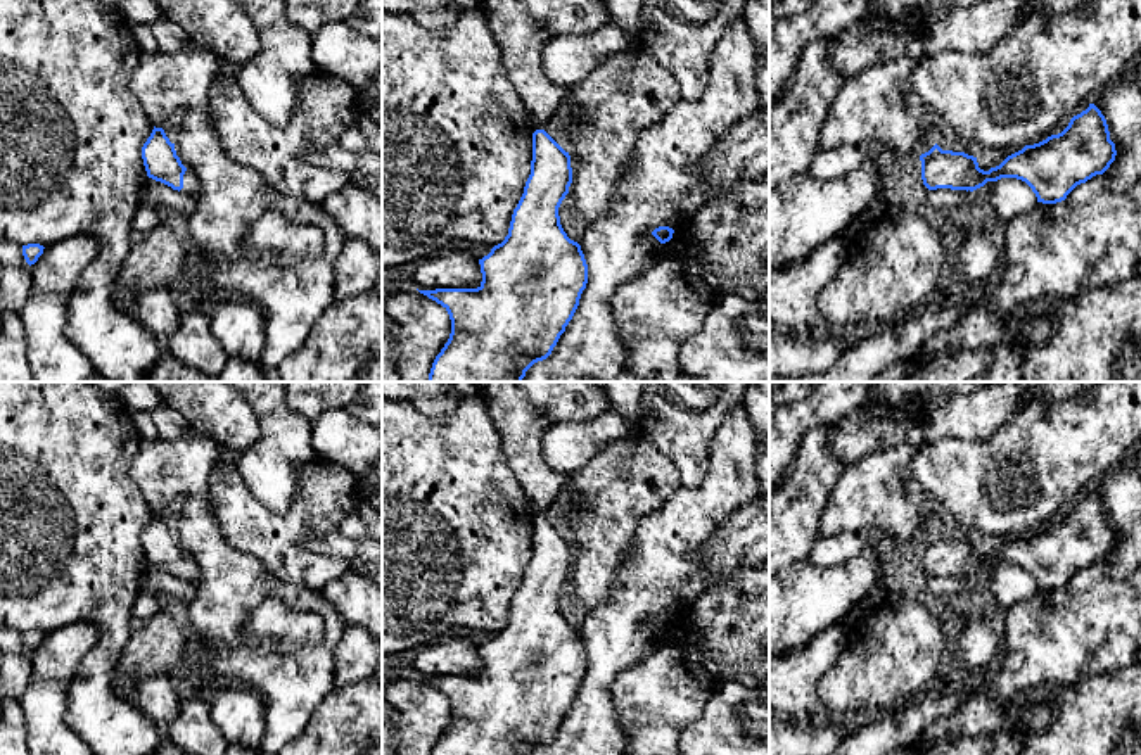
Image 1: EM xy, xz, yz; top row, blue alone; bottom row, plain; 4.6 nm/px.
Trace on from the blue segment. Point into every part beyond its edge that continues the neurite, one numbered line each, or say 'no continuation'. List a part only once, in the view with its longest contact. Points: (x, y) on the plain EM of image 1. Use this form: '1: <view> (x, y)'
1: xy (191, 569)

